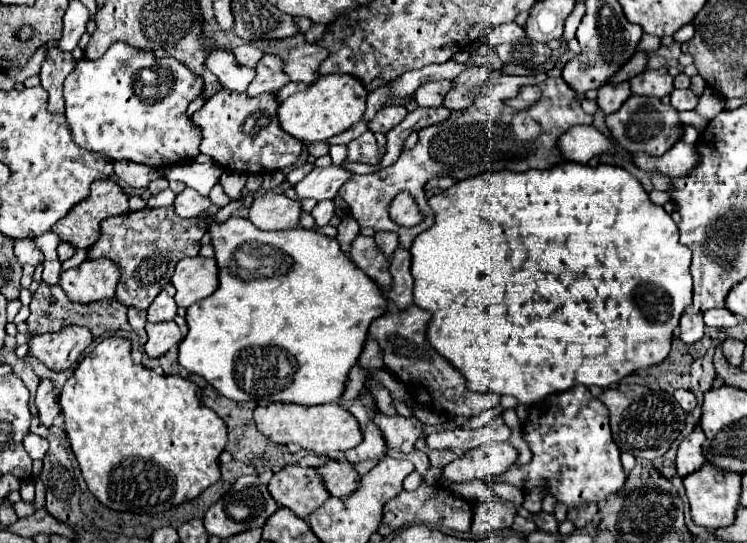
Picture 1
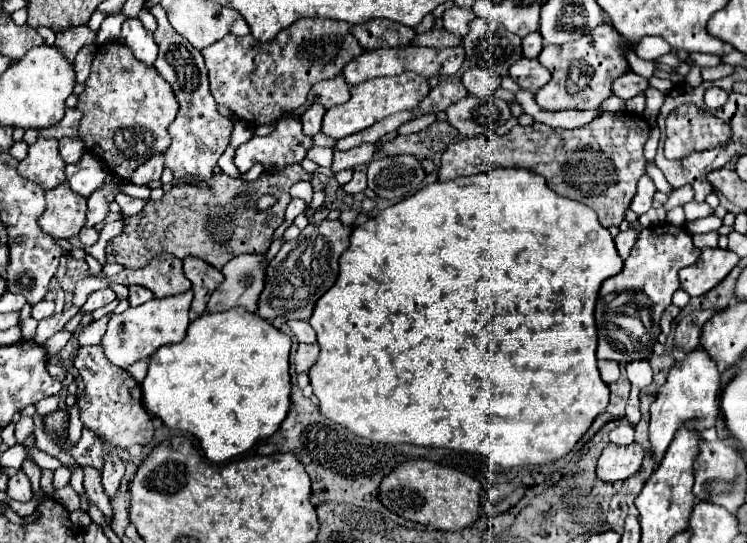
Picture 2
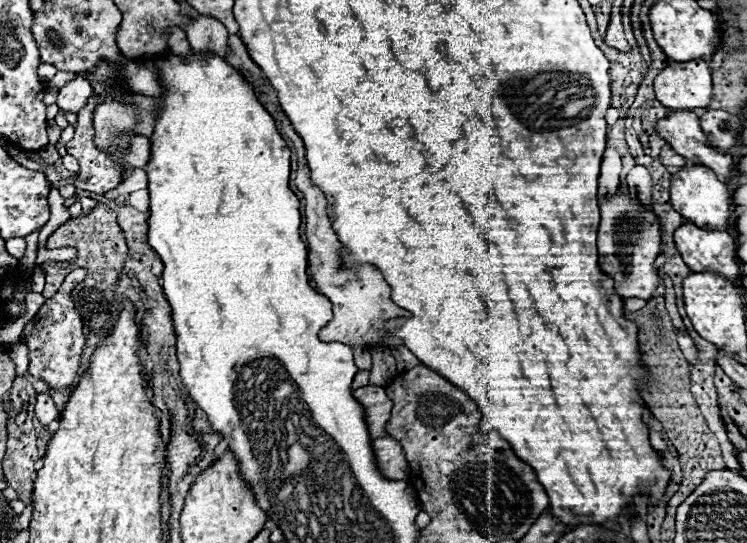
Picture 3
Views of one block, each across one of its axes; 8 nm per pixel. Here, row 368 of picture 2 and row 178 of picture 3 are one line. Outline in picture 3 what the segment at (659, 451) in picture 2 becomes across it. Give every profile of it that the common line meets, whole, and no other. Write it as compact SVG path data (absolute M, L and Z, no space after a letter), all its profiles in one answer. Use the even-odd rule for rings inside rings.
M688 164L678 174L672 174L670 184L670 202L676 212L680 212L686 220L694 222L696 226L710 226L710 230L724 230L730 218L730 192L724 182L720 182L710 168L702 164Z

